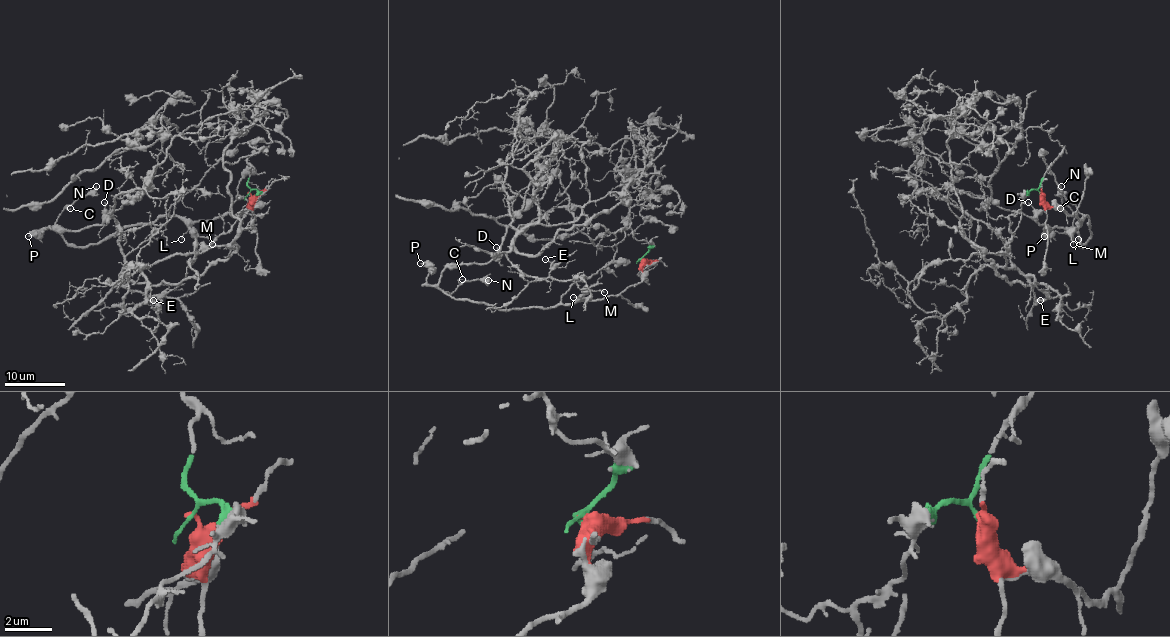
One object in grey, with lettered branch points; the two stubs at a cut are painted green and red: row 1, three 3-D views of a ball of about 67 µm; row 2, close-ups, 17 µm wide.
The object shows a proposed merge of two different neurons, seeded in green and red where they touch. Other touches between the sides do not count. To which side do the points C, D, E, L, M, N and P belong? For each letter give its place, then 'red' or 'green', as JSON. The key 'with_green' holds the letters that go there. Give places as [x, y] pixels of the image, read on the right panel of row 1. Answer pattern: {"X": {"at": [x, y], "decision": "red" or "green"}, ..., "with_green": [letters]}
{"C": {"at": [1060, 208], "decision": "red"}, "D": {"at": [1028, 202], "decision": "red"}, "E": {"at": [1040, 300], "decision": "green"}, "L": {"at": [1078, 239], "decision": "red"}, "M": {"at": [1073, 244], "decision": "red"}, "N": {"at": [1061, 186], "decision": "red"}, "P": {"at": [1044, 236], "decision": "red"}, "with_green": ["E"]}

